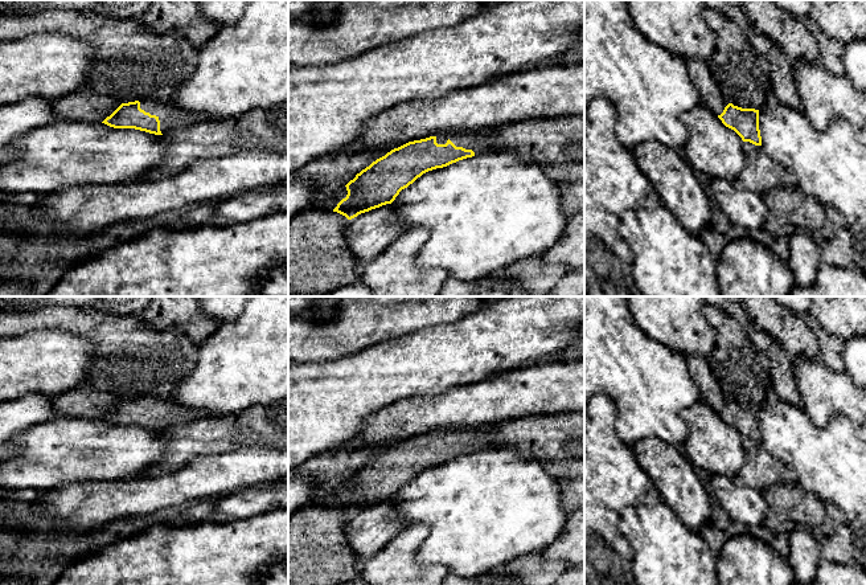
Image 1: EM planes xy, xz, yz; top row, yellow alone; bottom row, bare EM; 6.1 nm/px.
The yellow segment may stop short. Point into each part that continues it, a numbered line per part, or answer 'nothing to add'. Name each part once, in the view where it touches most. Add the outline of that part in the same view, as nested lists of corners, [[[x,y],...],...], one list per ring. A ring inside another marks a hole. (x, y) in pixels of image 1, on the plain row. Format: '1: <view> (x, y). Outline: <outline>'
1: xz (476, 437). Outline: [[[505,422],[492,424],[480,428],[461,428],[461,429],[453,429],[448,431],[439,431],[436,433],[436,439],[446,441],[447,437],[450,435],[456,443],[472,446],[475,451],[485,450],[488,434]]]

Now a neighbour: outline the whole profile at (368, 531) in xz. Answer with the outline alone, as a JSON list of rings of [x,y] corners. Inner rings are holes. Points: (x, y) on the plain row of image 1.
[[[386,500],[349,516],[346,537],[364,565],[406,527],[405,520],[394,516],[393,502]]]

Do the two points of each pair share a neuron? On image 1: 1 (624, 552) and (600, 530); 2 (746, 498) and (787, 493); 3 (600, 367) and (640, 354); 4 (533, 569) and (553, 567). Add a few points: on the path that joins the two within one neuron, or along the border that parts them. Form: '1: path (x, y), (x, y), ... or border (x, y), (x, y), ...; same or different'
1: path (620, 545), (607, 532); same
2: border (760, 491), (768, 507); different
3: path (610, 360), (631, 360); same
4: path (538, 569), (548, 569); same

